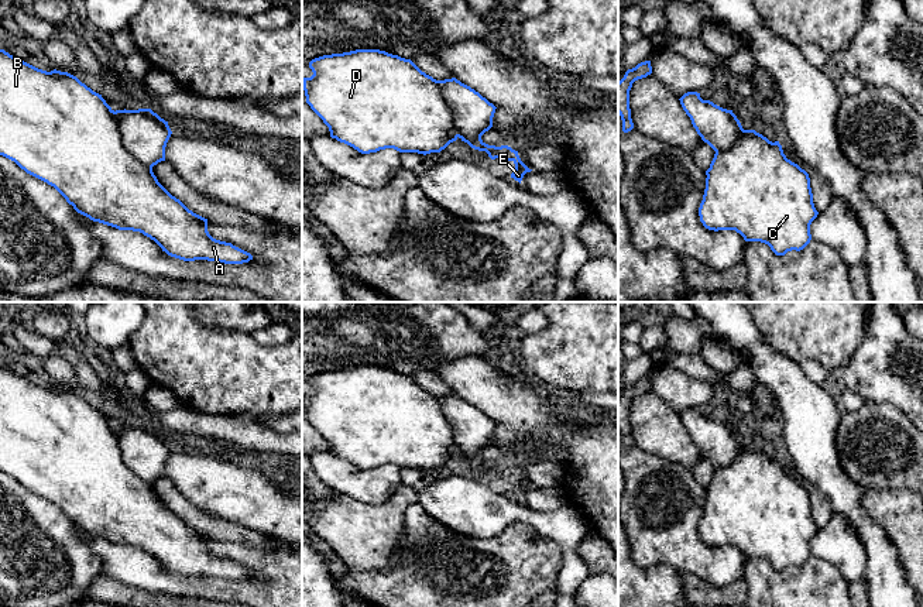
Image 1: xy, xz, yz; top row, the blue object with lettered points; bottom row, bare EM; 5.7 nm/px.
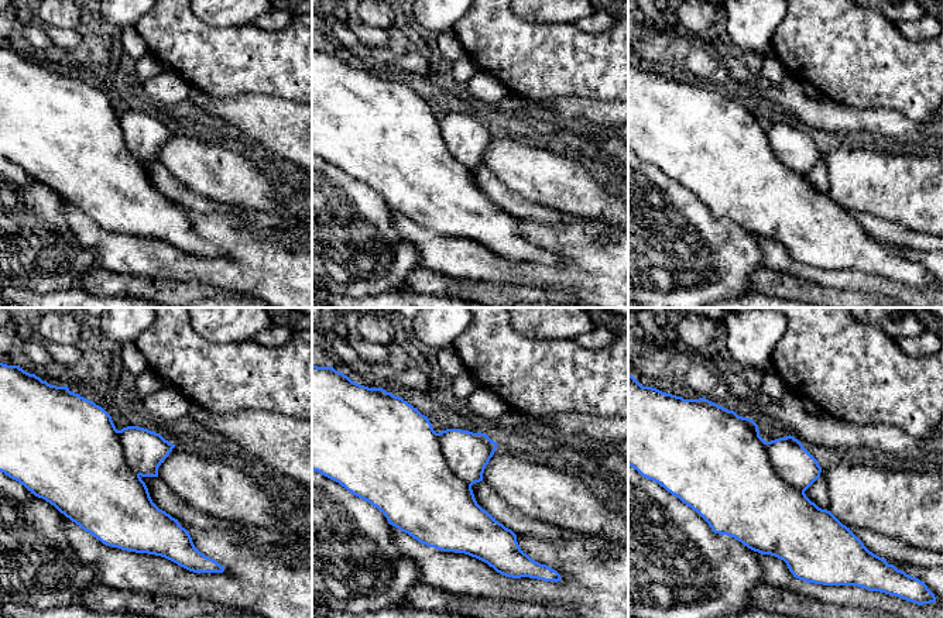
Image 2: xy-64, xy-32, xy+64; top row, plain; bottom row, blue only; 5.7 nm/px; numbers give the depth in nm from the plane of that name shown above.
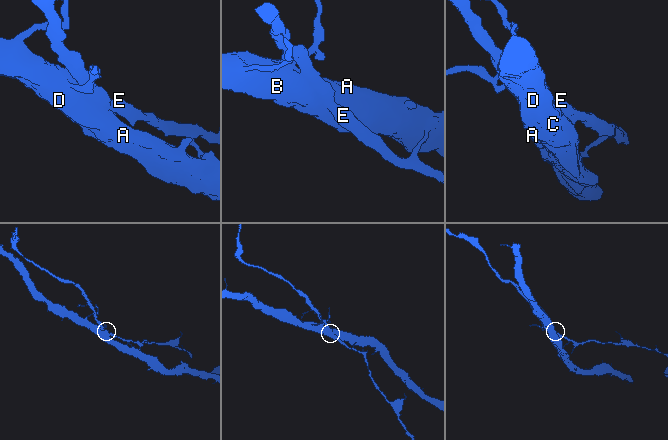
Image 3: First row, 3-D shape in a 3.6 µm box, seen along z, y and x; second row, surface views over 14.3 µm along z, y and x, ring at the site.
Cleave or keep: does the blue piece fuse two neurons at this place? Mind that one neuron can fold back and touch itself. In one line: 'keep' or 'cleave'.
cleave

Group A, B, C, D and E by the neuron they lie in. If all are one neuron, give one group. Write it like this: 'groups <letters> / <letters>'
groups A B C D / E

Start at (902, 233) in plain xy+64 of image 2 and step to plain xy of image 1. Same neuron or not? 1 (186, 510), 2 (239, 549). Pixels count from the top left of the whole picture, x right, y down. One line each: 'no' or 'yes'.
1: yes
2: no

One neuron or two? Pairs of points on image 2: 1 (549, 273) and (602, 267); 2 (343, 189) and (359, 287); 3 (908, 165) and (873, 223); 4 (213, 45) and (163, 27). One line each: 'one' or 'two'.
1: one
2: one
3: two
4: one

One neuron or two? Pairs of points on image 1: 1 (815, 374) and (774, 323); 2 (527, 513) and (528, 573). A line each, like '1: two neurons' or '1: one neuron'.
1: two neurons
2: two neurons

